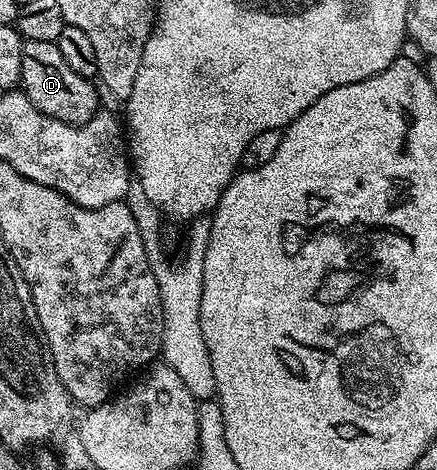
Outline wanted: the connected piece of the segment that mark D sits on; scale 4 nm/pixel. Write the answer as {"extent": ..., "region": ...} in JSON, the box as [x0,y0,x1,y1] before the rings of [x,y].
{"extent":[21,39,100,125],"region":[[[24,39],[21,77],[23,94],[29,97],[29,101],[33,101],[37,109],[41,109],[41,113],[49,117],[57,117],[57,121],[82,125],[88,123],[95,116],[96,111],[100,110],[99,95],[95,92],[96,84],[88,76],[69,69],[69,61],[61,57],[58,43]]]}

